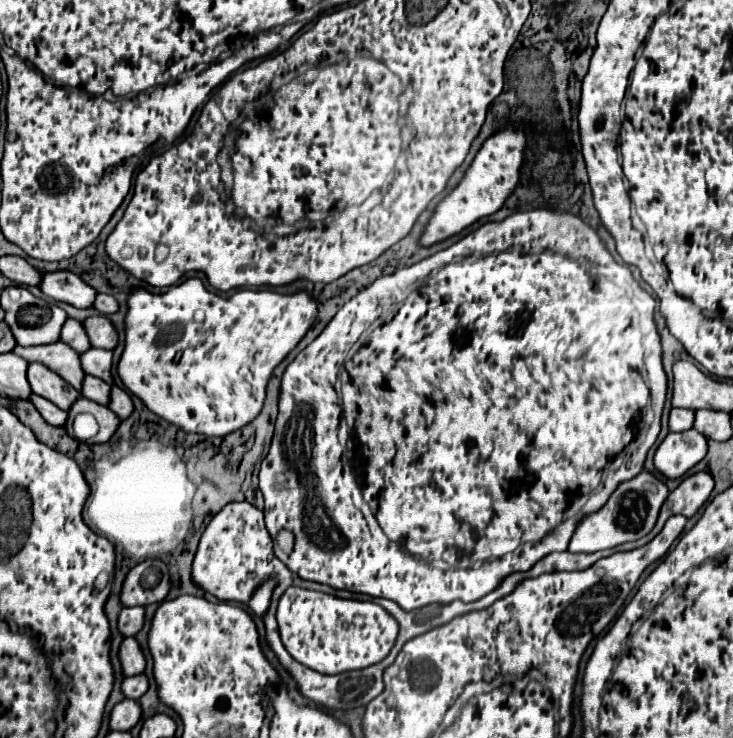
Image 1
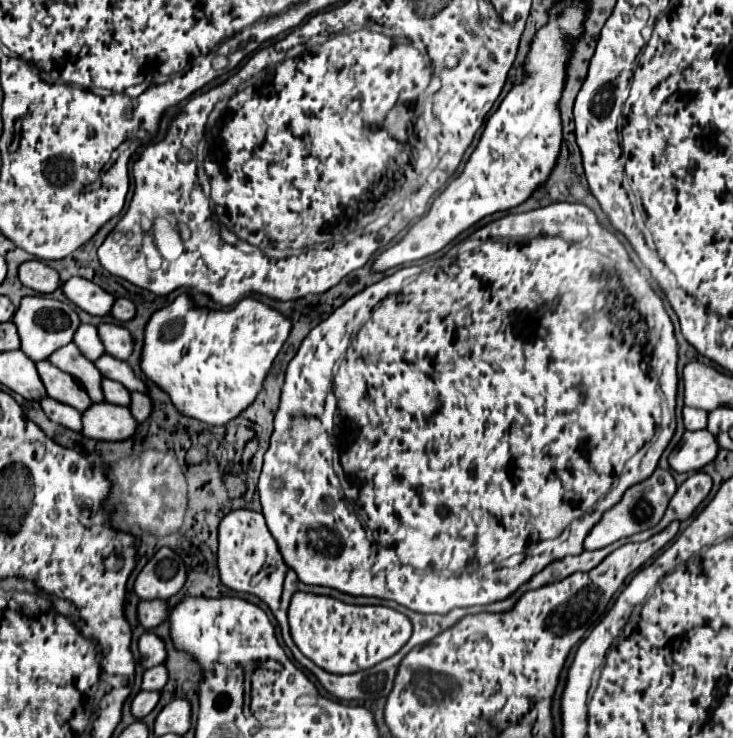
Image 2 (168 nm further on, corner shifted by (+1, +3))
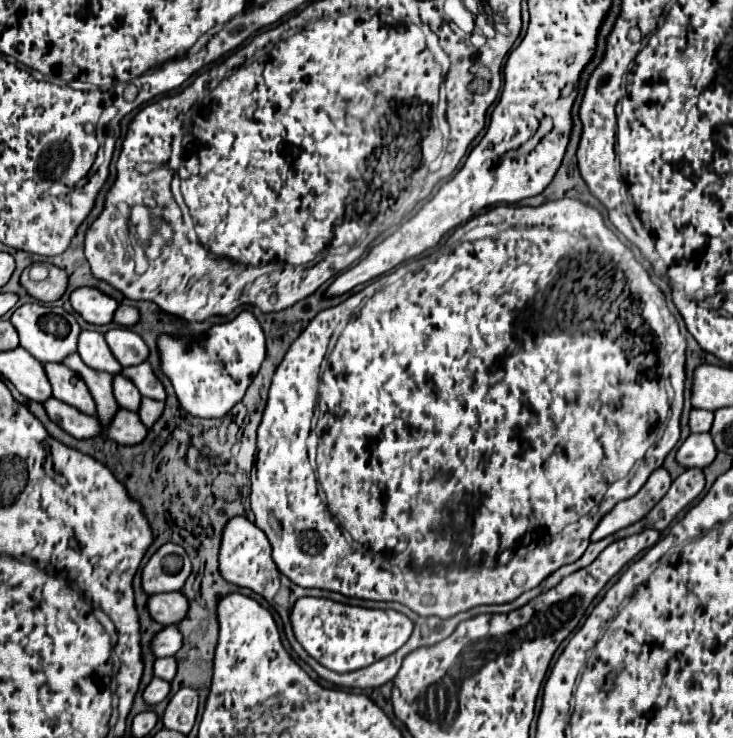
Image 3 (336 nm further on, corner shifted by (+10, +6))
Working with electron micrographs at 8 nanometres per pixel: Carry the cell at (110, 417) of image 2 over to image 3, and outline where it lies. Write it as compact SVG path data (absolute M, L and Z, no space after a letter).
M118 408L118 414L110 420L110 426L102 426L102 436L118 442L118 444L138 444L146 436L146 426L140 422L136 412Z

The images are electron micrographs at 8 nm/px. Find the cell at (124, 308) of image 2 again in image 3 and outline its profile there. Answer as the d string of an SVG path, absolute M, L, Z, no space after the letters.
M120 304L116 314L114 314L114 322L120 324L120 326L134 326L138 322L138 308L132 308L132 306L126 306L126 304Z

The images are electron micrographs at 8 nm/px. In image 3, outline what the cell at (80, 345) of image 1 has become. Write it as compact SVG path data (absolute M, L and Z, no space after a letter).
M82 330L82 334L78 336L78 354L94 370L102 370L110 374L120 374L122 370L118 360L110 354L104 336L96 330Z

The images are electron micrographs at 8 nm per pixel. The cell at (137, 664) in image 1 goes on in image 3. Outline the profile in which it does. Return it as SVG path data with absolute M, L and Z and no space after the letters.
M166 626L162 628L160 632L154 634L152 642L150 642L150 648L152 648L152 654L156 658L164 658L164 656L174 656L182 646L182 634L178 632L176 626Z

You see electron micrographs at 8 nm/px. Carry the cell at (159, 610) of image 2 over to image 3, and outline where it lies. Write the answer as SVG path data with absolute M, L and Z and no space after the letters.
M180 592L154 594L154 596L148 596L146 608L148 608L148 614L154 622L158 622L162 626L170 626L170 624L180 622L186 616L188 600Z

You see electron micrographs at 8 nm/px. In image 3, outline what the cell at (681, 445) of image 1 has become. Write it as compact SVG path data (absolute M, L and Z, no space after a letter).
M690 434L676 450L676 462L684 468L704 468L716 458L710 434Z

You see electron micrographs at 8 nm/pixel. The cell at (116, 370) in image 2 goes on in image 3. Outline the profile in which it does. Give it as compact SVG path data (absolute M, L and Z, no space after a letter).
M138 364L138 366L128 366L122 368L122 376L130 378L134 382L134 386L140 390L142 396L146 398L154 398L154 400L164 400L166 392L162 388L162 384L158 382L158 378L154 376L150 364Z

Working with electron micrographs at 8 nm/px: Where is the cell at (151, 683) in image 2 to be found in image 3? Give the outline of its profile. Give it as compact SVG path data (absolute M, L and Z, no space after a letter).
M158 658L154 662L154 676L170 682L176 674L176 660L174 658Z

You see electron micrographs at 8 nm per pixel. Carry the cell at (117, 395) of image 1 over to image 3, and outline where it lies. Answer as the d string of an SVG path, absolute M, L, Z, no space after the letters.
M142 398L140 408L138 408L138 416L142 418L142 424L146 428L150 428L158 420L158 416L162 414L162 410L164 410L164 402L152 400L152 398Z

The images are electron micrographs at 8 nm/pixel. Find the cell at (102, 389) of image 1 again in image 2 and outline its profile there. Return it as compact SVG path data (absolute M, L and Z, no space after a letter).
M103 379L103 393L105 393L105 399L109 403L115 403L115 405L129 405L131 403L131 391L125 389L121 383L117 381L111 381L111 379Z

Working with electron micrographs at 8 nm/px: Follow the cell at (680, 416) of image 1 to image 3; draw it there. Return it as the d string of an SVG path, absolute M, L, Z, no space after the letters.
M692 408L690 410L690 418L688 418L690 432L708 432L710 426L712 426L712 420L714 420L714 414L710 410Z

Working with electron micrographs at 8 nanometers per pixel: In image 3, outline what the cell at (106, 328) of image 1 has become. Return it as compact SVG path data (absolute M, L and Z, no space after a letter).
M112 328L104 334L114 358L122 366L136 366L142 364L148 356L148 348L144 340L134 334L130 328Z

